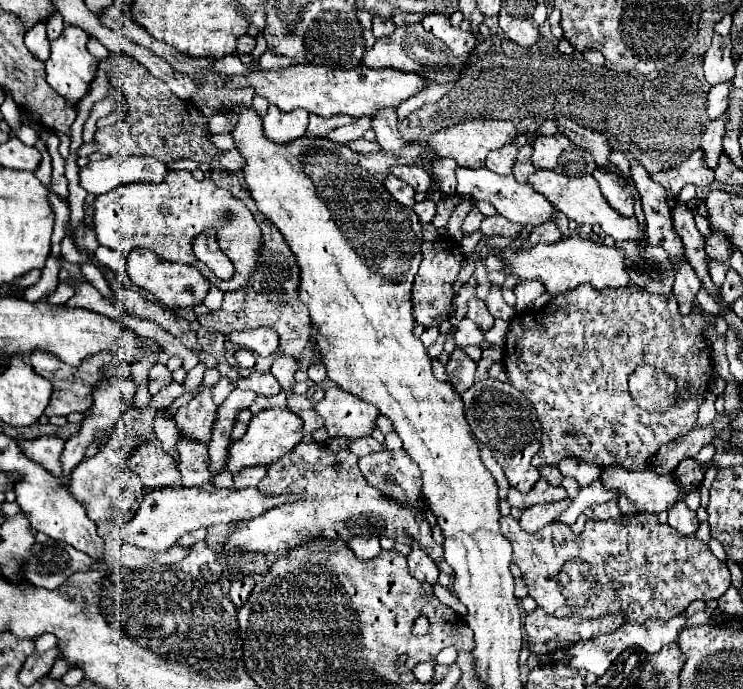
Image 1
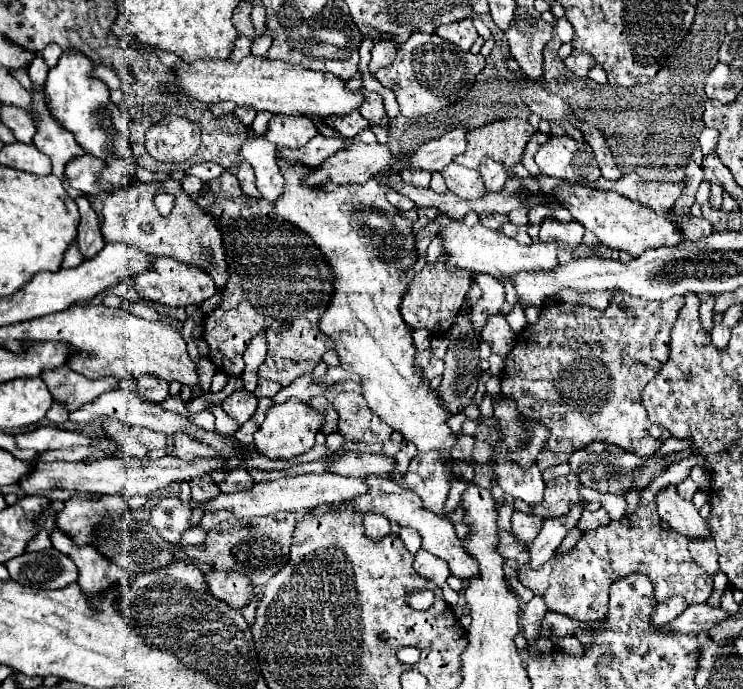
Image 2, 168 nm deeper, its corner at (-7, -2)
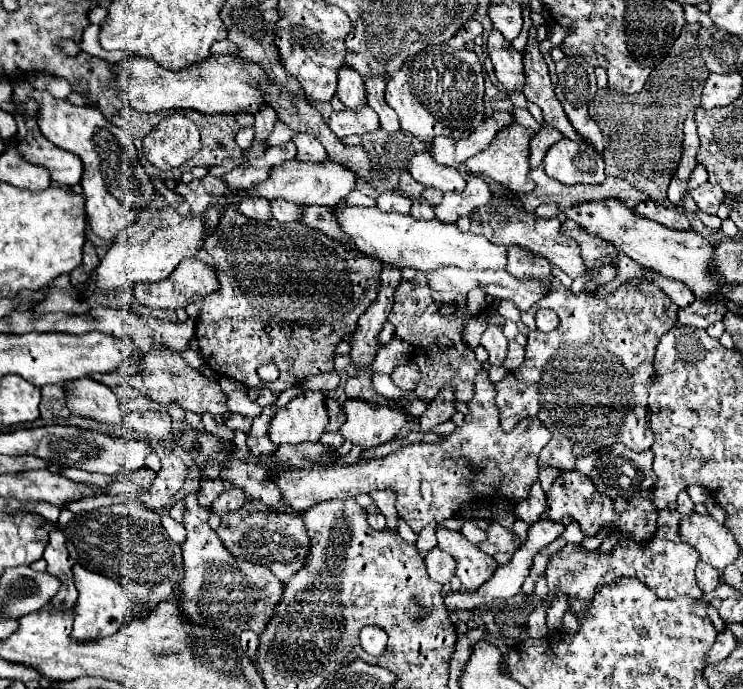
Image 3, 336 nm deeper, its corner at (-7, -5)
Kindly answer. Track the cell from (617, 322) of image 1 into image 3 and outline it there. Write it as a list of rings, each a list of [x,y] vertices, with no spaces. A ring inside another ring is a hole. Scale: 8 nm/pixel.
[[[556,277],[551,278],[552,291],[542,298],[530,313],[522,313],[522,321],[530,325],[524,363],[518,369],[496,383],[496,405],[500,409],[500,423],[505,432],[512,431],[520,419],[538,417],[550,431],[552,441],[540,451],[540,467],[574,469],[574,461],[580,455],[594,453],[600,447],[624,443],[632,451],[644,451],[652,447],[654,435],[648,425],[648,387],[654,379],[654,353],[660,337],[676,325],[678,305],[654,283],[644,279],[632,279],[608,299],[598,299],[592,293],[572,295]],[[548,308],[558,313],[560,325],[550,333],[540,333],[534,325],[538,309]]]

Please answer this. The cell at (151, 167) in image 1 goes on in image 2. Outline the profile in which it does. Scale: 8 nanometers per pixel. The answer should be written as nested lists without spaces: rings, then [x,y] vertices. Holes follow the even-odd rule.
[[[82,154],[82,156],[72,158],[66,164],[66,176],[68,176],[68,182],[72,188],[92,196],[92,194],[100,192],[96,178],[102,168],[104,168],[104,164],[98,158],[92,158],[90,154]]]

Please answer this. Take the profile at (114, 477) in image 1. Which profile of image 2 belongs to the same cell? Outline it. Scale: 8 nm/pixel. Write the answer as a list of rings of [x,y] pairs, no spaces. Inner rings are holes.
[[[72,492],[72,500],[68,500],[64,510],[60,510],[56,516],[56,528],[78,546],[90,542],[92,530],[96,528],[96,522],[104,510],[116,514],[122,508],[128,508],[124,496],[102,496],[98,502],[90,502],[86,496],[90,494]]]

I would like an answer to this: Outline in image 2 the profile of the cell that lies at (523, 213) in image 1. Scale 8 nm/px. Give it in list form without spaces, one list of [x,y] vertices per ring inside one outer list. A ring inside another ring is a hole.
[[[452,162],[452,164],[444,166],[444,170],[440,170],[440,174],[444,176],[448,190],[458,194],[460,198],[478,200],[478,198],[486,196],[486,190],[484,190],[484,186],[480,186],[480,176],[476,170],[470,170],[470,168],[464,168],[464,166]]]

